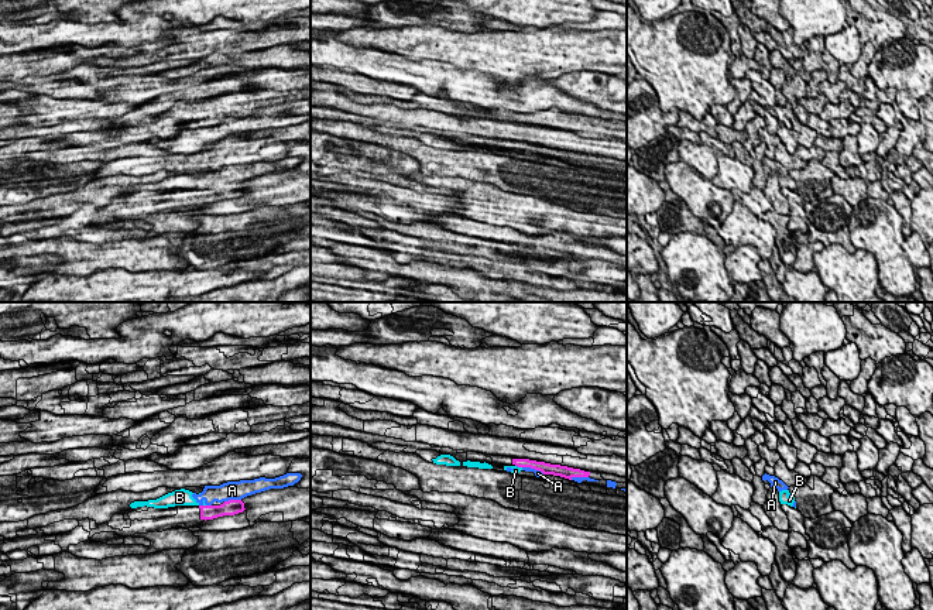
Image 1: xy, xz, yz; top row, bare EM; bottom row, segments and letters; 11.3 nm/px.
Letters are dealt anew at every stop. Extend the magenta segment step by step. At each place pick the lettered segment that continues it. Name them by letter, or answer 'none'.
none

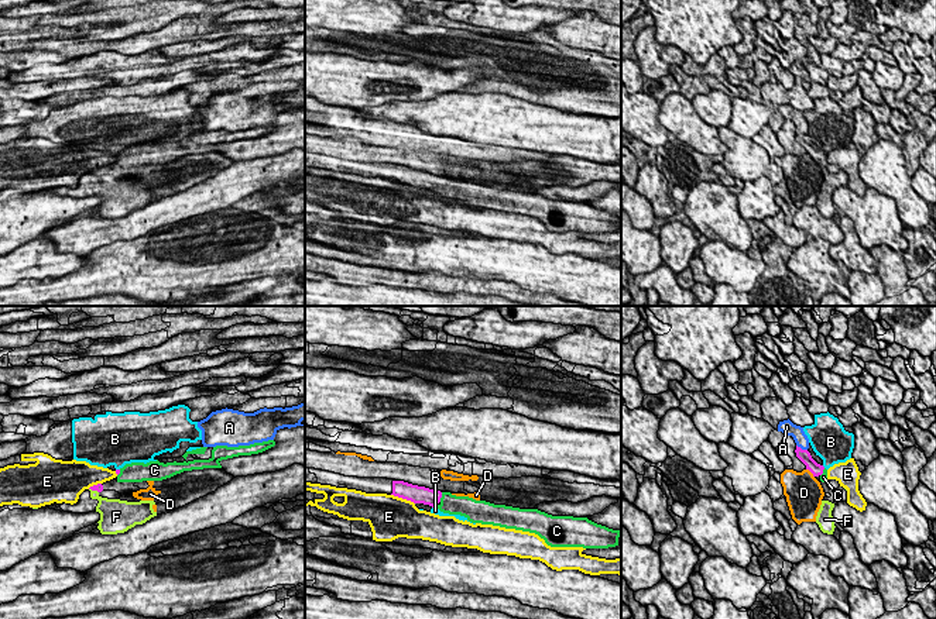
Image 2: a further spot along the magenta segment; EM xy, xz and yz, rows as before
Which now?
C

